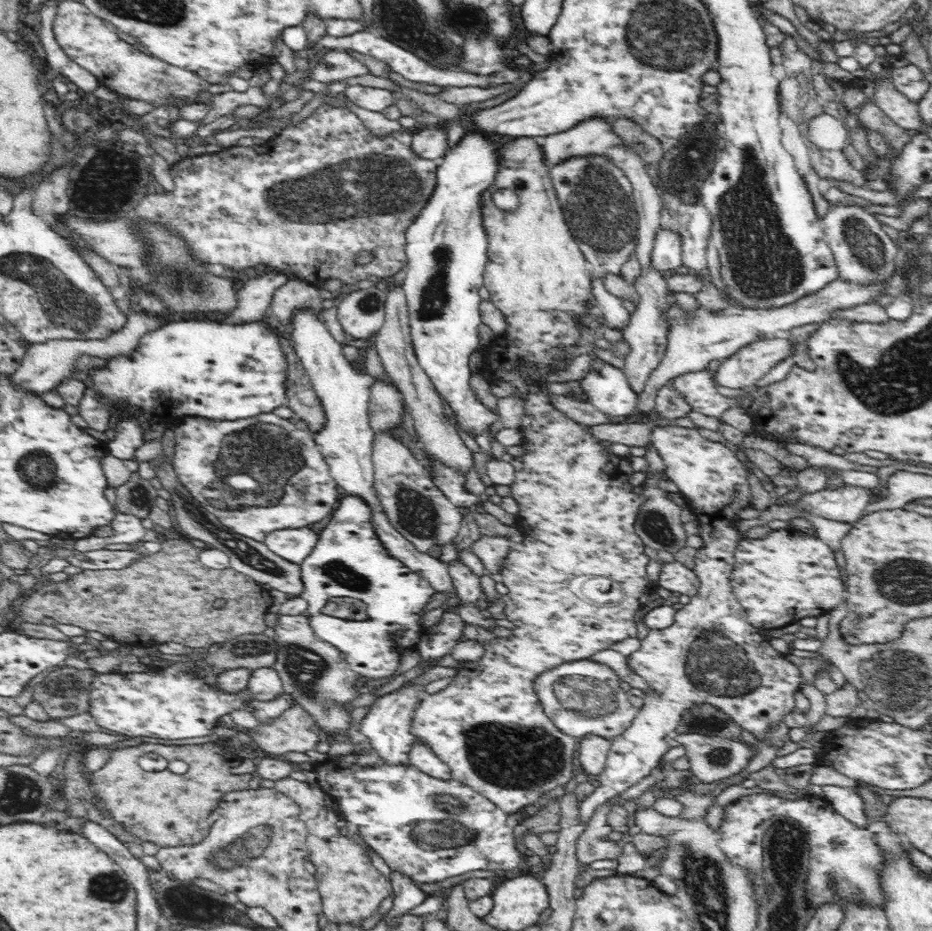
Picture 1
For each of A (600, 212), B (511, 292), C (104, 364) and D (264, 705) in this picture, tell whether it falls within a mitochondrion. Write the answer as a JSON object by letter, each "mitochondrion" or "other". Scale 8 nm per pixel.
{"A":"mitochondrion","B":"other","C":"other","D":"other"}

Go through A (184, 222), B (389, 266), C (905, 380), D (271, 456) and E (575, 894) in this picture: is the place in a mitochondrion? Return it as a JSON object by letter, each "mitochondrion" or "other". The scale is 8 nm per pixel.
{"A":"other","B":"other","C":"mitochondrion","D":"mitochondrion","E":"other"}

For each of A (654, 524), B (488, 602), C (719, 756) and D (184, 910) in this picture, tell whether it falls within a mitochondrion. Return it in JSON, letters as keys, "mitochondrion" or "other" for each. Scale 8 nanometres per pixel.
{"A":"mitochondrion","B":"other","C":"mitochondrion","D":"other"}

